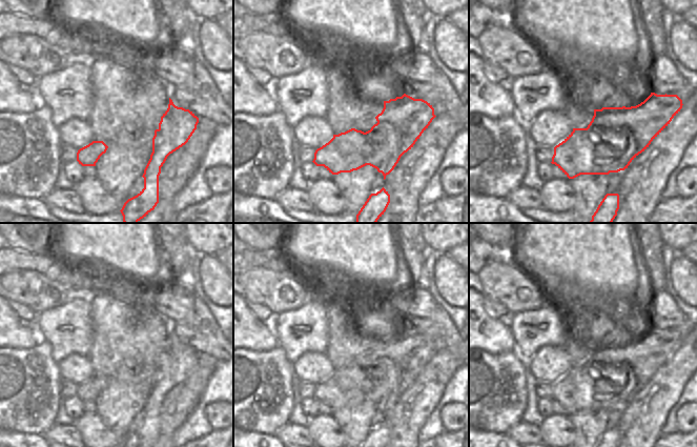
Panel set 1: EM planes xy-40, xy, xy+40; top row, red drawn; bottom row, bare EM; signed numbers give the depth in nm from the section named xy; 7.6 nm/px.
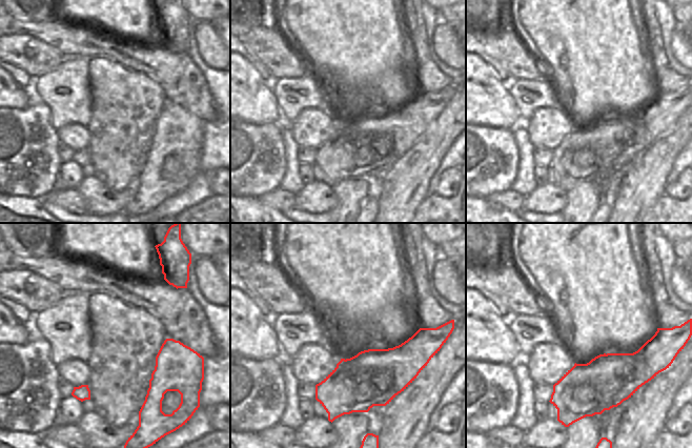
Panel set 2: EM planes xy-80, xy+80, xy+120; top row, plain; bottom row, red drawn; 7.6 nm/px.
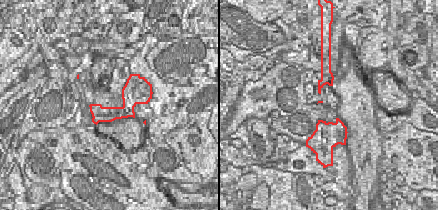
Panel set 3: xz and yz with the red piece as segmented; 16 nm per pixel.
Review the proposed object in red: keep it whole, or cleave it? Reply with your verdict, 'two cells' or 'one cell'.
two cells

